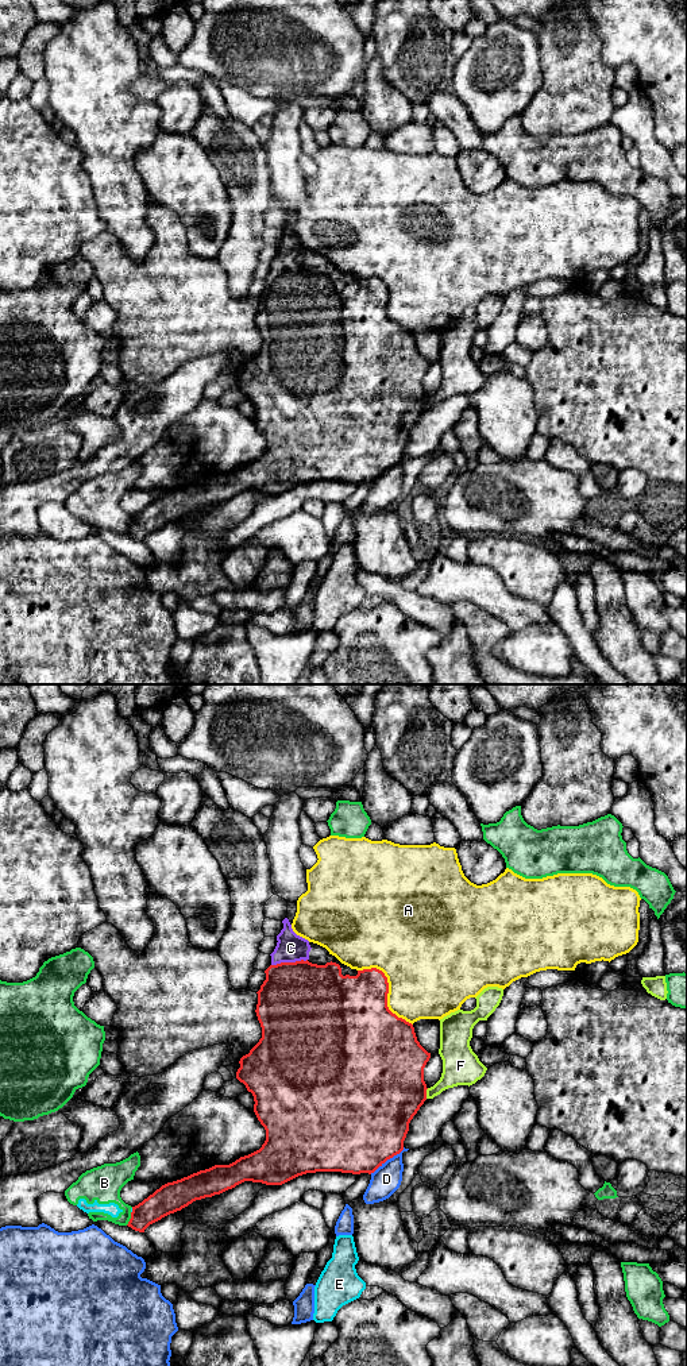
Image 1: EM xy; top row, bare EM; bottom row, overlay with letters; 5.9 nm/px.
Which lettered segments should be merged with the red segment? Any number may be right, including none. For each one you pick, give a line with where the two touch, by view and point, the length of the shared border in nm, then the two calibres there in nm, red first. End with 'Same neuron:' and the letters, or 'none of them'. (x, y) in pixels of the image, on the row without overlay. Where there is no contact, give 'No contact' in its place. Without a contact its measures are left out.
C: Touches red at xy (289, 271). Shared border 220 nm. Thickness 500 nm (red) against 170 nm
Same neuron: C

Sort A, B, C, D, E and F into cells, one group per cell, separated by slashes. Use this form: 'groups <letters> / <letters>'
groups A / B E / C / D / F

